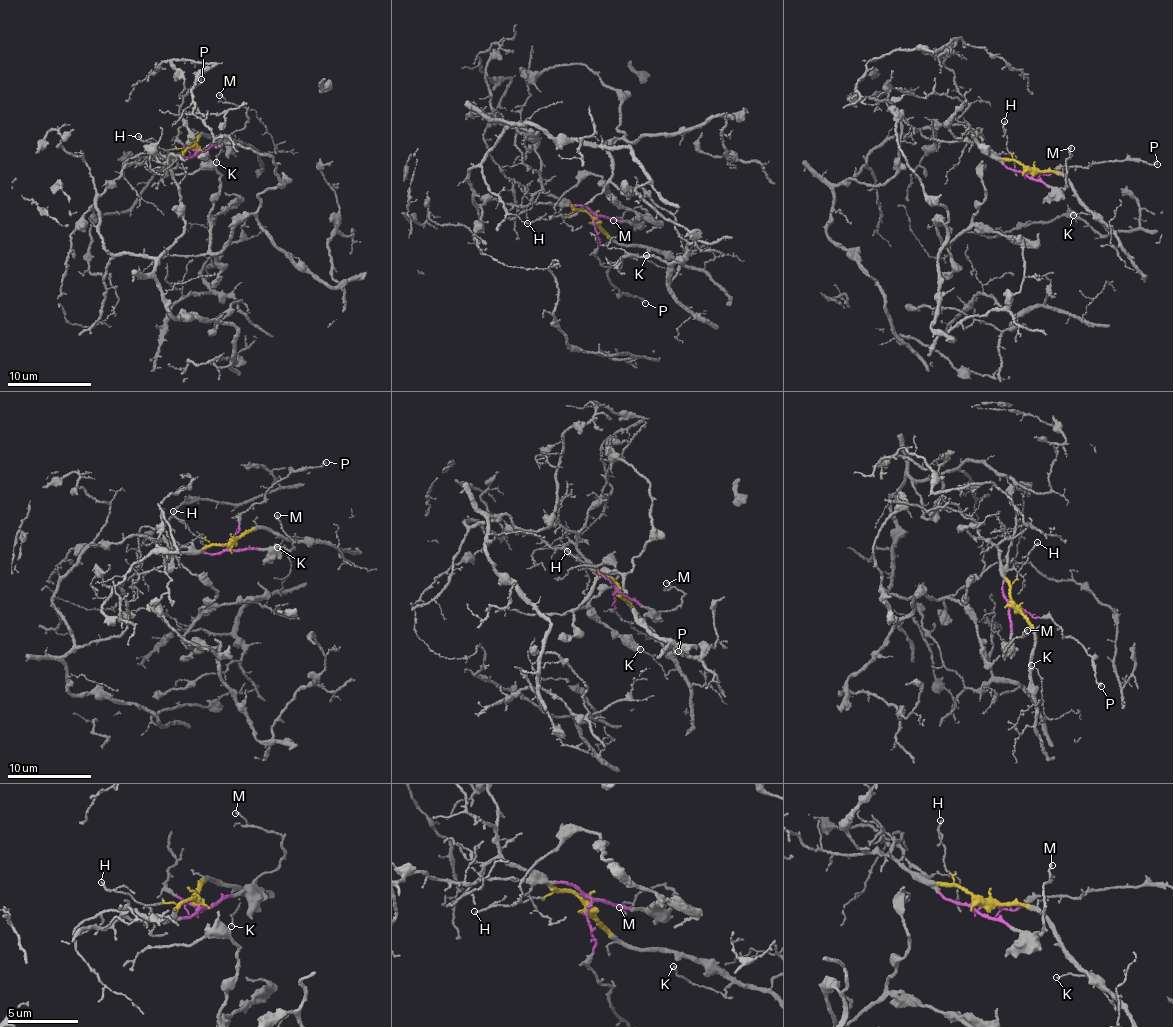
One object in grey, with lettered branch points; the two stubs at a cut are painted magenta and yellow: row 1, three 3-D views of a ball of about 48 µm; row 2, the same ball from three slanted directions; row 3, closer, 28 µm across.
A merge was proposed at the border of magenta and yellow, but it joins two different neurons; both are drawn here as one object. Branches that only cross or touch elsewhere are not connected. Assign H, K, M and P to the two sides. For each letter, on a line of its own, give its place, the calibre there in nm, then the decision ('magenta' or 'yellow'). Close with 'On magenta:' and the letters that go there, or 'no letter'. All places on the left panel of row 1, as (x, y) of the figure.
H: at (138, 136); 150 nm thick; yellow
K: at (216, 162); 110 nm thick; yellow
M: at (219, 95); 110 nm thick; magenta
P: at (201, 79); 150 nm thick; magenta
On magenta: M, P

